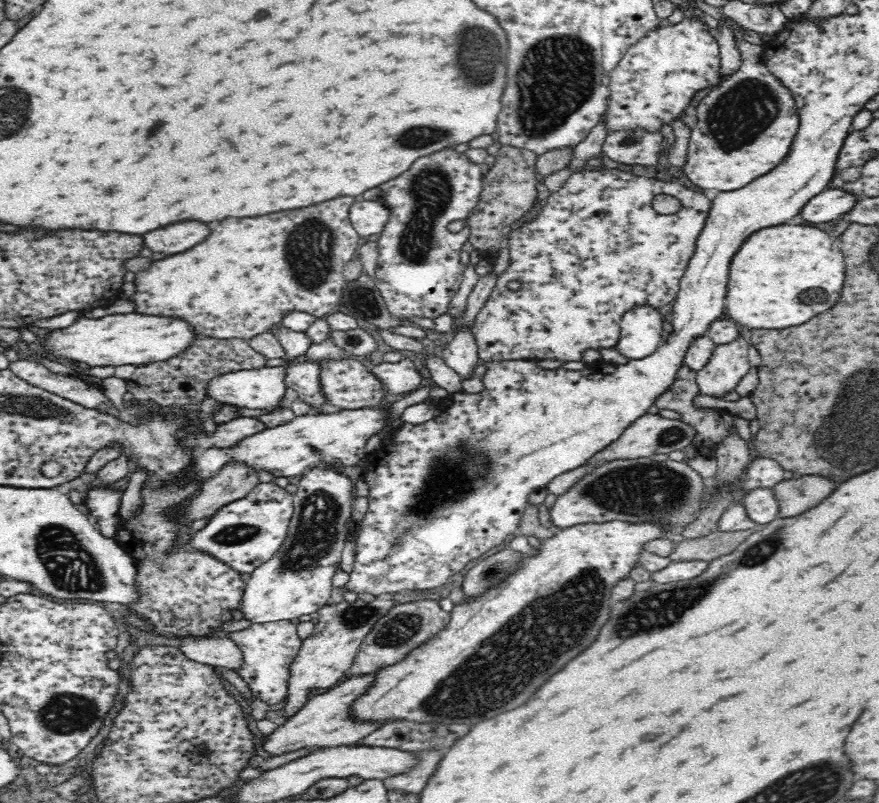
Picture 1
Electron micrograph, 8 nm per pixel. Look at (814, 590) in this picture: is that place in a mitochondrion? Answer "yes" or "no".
no

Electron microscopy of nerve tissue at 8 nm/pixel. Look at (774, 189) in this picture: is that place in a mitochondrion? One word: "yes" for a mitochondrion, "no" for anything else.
no

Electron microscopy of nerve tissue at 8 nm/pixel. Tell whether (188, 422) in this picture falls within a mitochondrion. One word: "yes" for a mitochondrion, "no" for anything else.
no

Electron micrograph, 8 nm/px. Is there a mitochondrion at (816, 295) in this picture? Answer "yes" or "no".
yes

